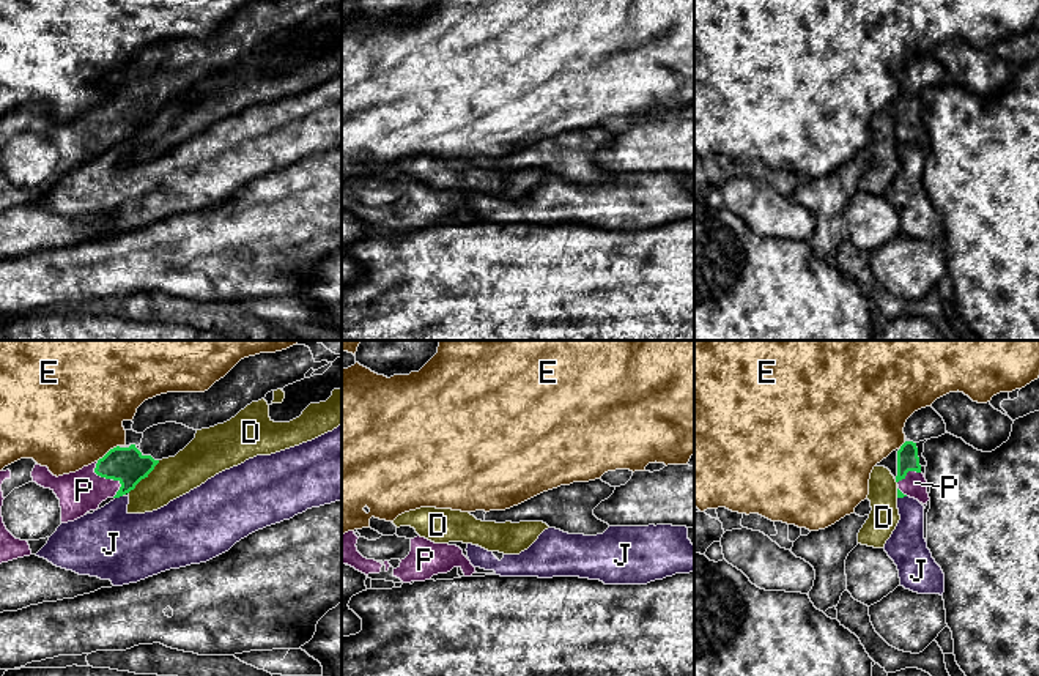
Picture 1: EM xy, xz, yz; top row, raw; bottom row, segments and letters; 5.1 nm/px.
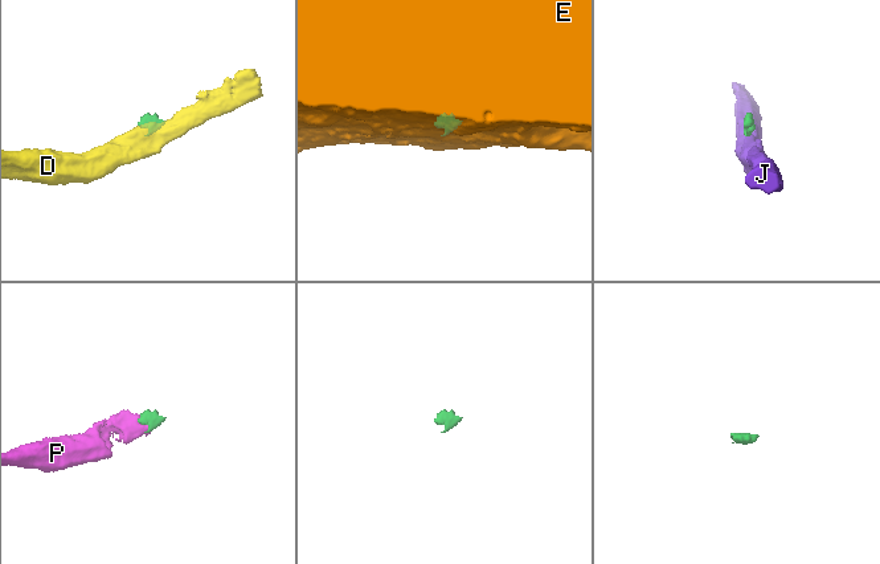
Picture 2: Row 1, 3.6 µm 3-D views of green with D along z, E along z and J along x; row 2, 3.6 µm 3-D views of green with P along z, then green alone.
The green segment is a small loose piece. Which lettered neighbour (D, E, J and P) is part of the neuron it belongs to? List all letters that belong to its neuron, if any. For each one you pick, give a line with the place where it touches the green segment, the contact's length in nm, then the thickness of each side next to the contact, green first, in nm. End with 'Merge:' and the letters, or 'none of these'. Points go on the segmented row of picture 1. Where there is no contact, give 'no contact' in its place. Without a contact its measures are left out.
P: meets green in xy at (98, 475); contact 120 nm long; 180 nm thick on the green side, 220 nm on the other
Merge: P

